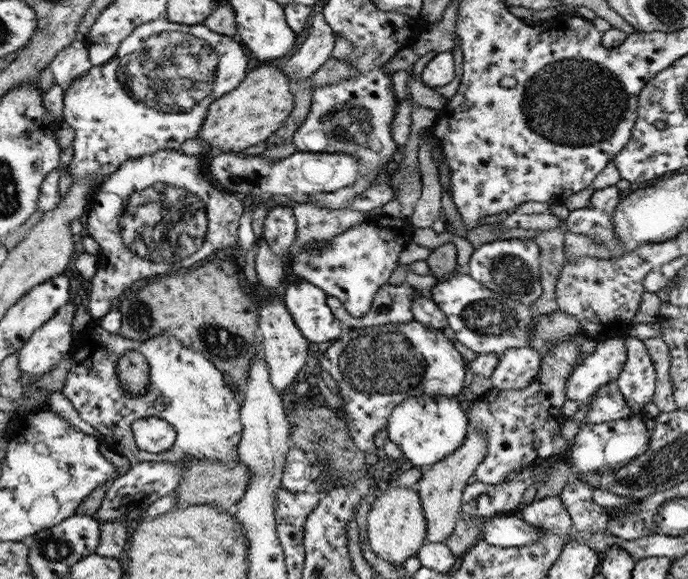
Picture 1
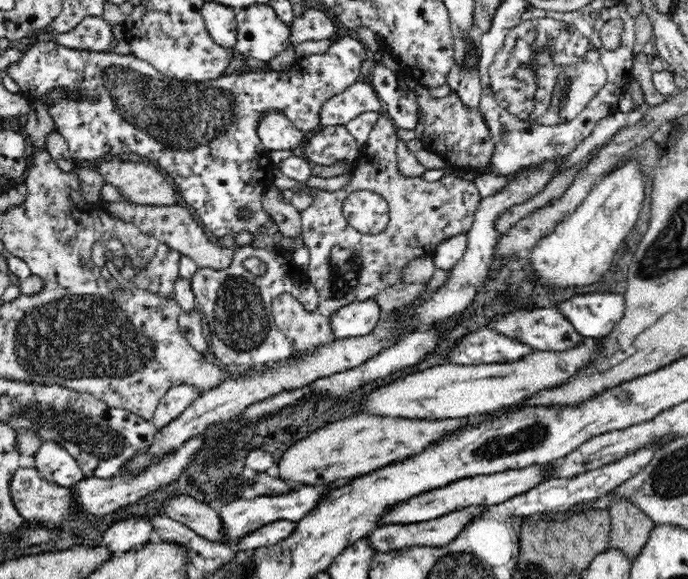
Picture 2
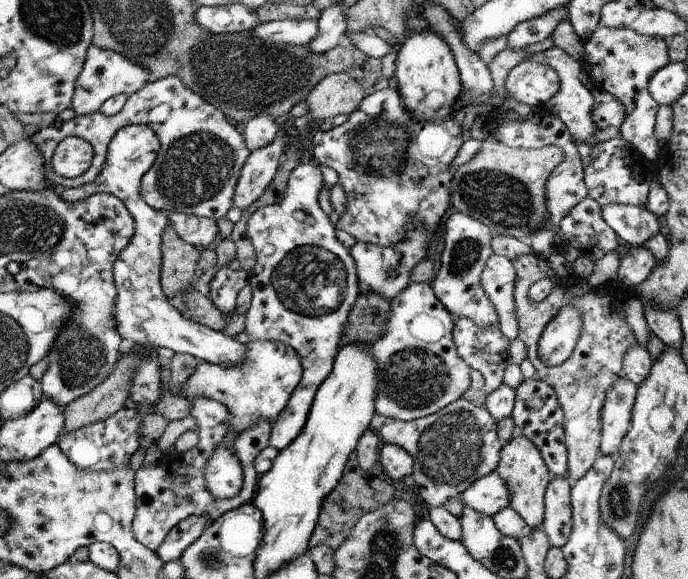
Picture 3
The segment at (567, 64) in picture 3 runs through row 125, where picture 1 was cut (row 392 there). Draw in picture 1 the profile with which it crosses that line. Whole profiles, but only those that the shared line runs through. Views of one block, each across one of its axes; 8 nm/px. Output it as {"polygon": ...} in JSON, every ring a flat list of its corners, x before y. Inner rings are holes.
{"polygon":[[622,336,606,338,598,343,597,350,566,379,566,400,588,401,600,386,619,380,627,360,624,342,626,339]]}

